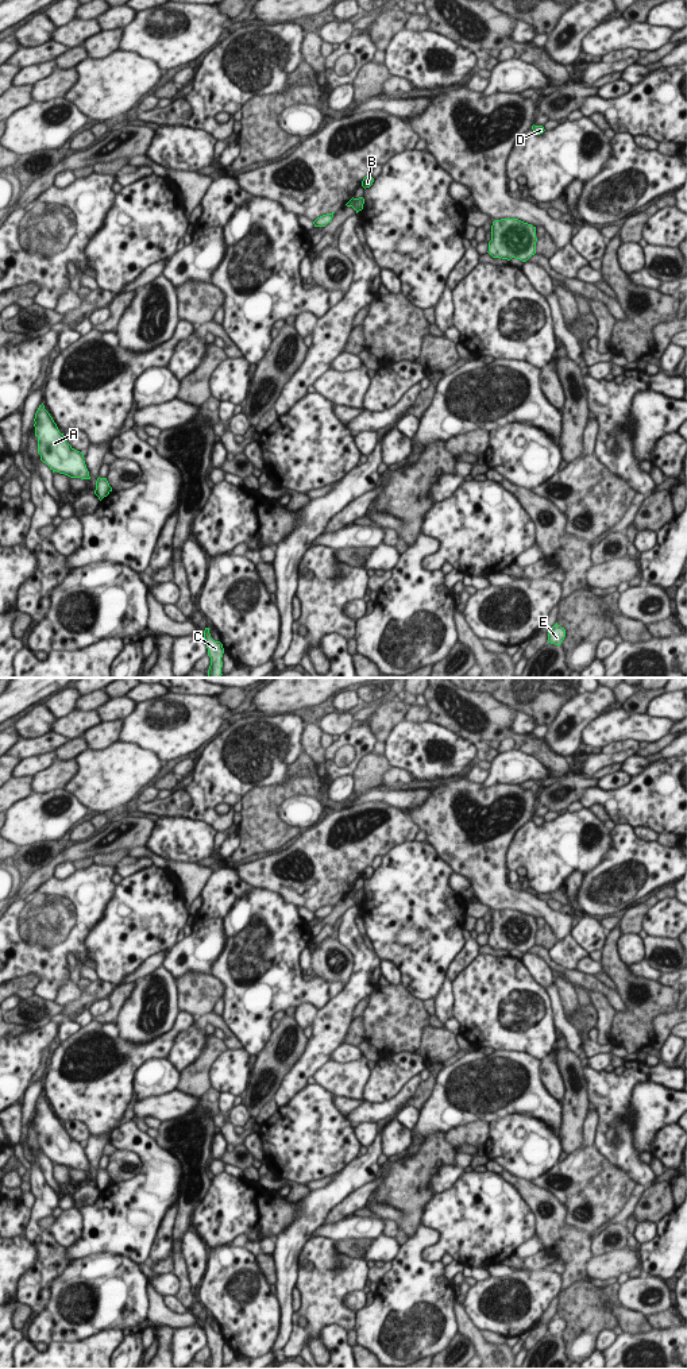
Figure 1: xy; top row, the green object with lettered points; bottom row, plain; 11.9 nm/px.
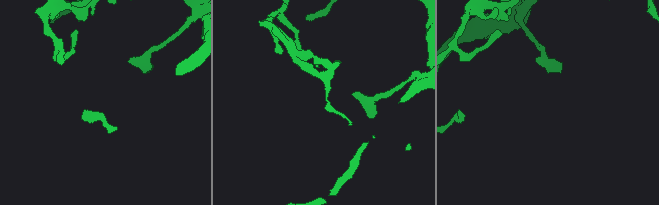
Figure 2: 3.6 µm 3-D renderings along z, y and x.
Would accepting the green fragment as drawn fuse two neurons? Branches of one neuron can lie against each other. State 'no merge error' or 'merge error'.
merge error

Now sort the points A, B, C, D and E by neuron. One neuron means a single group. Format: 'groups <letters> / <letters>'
groups A C D E / B

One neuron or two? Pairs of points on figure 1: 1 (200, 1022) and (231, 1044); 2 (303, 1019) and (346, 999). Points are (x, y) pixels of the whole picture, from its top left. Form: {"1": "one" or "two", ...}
{"1": "one", "2": "two"}

